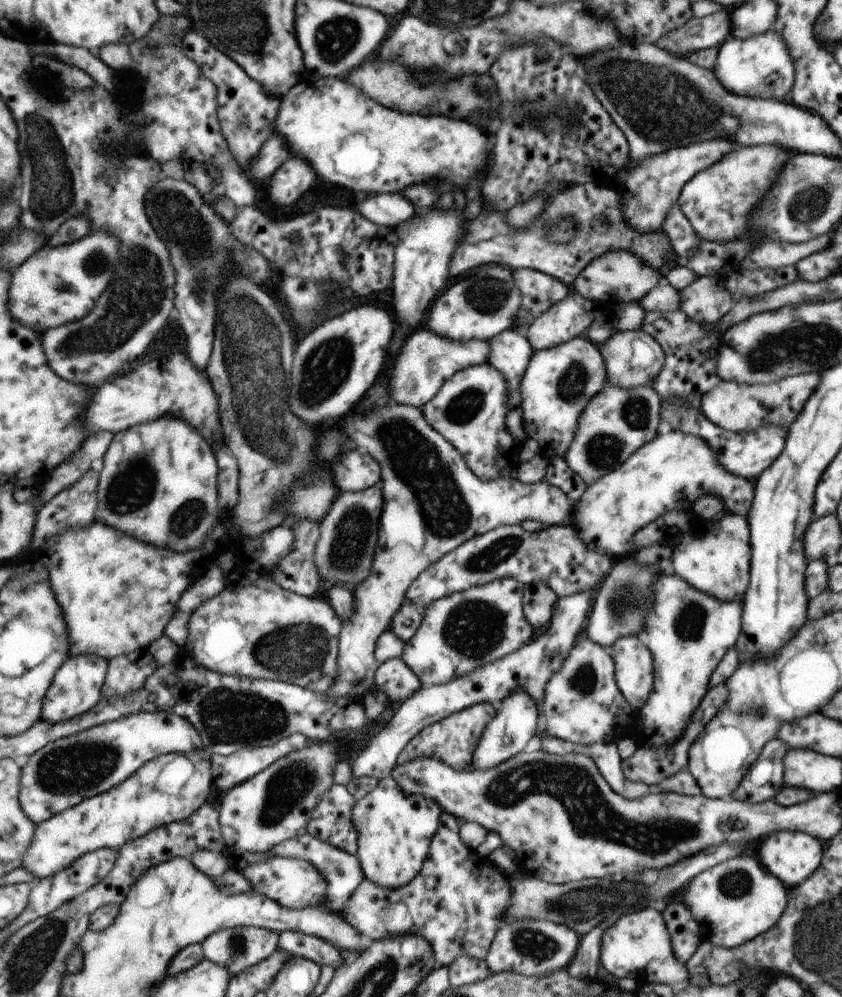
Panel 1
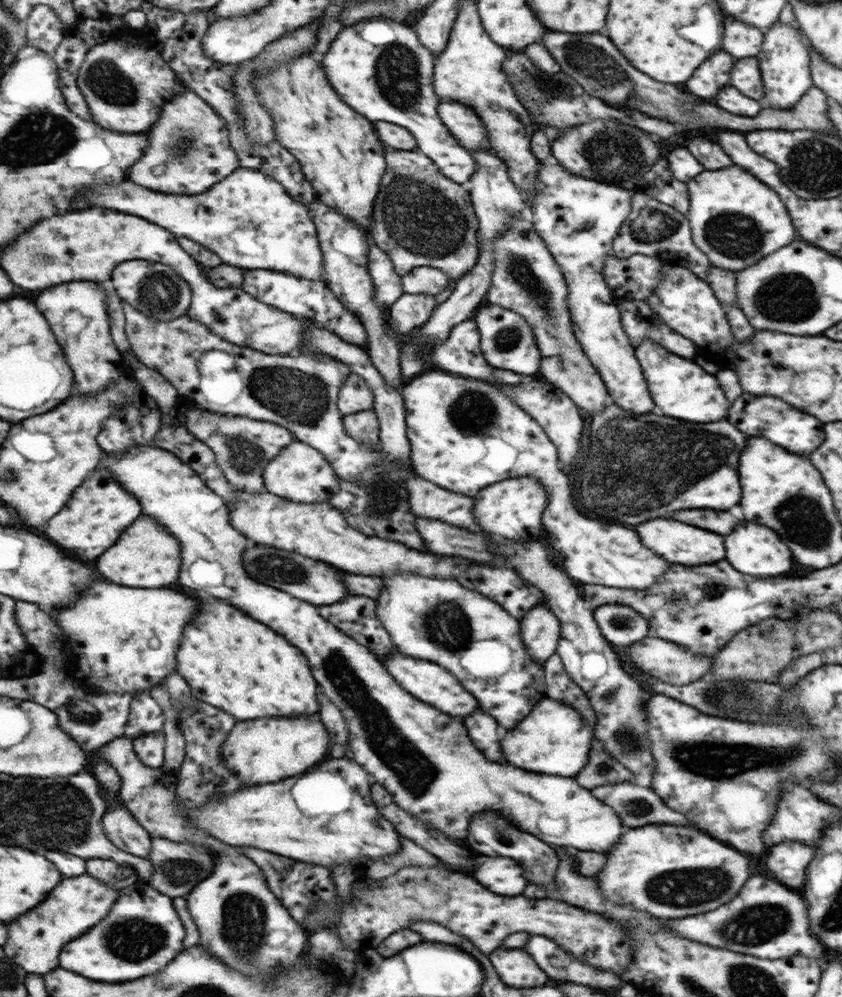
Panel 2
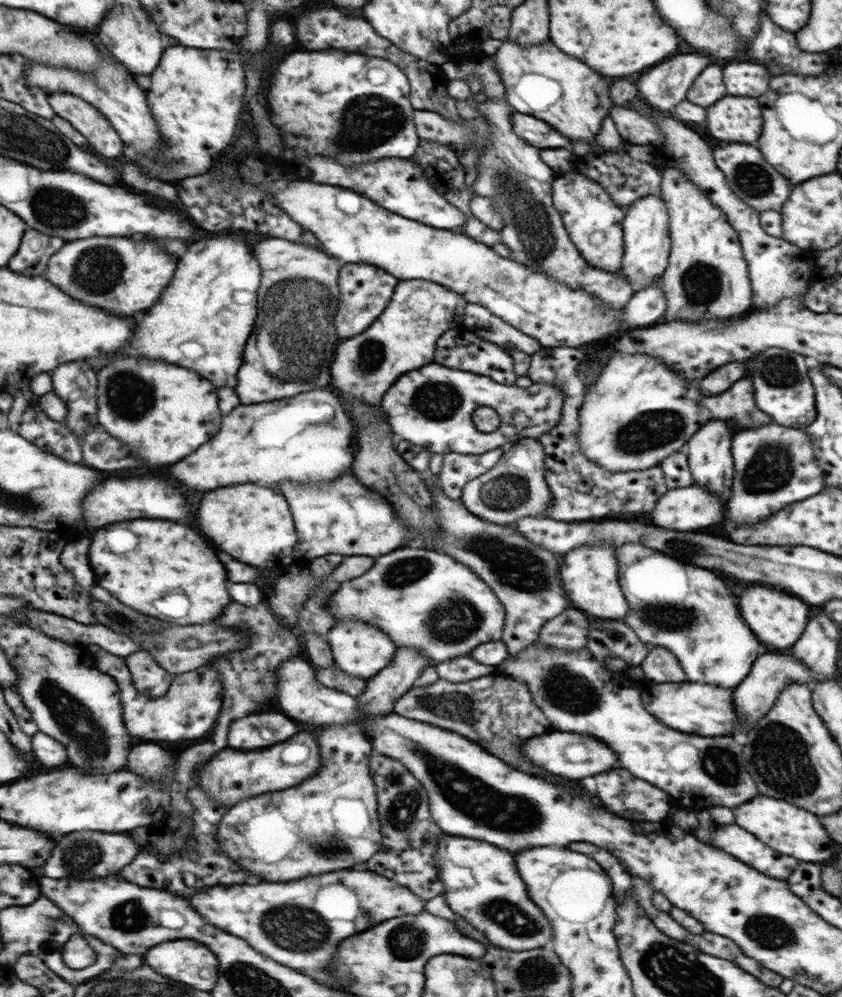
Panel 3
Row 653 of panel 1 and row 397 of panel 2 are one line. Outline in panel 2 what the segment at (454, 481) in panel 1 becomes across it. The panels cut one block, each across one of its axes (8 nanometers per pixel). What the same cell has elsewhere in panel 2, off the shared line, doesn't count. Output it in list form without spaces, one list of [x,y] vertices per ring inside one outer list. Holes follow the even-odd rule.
[[[350,374],[340,391],[338,407],[343,416],[354,412],[366,411],[373,407],[373,390],[355,374]]]

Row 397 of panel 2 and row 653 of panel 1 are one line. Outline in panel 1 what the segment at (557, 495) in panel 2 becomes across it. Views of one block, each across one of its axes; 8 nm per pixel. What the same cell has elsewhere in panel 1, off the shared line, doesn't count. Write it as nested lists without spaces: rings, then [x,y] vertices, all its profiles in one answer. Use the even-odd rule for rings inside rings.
[[[515,578],[492,580],[442,596],[424,608],[420,624],[400,656],[418,677],[422,688],[447,684],[475,668],[510,655],[527,642],[531,628],[521,614],[521,588],[523,582]]]

